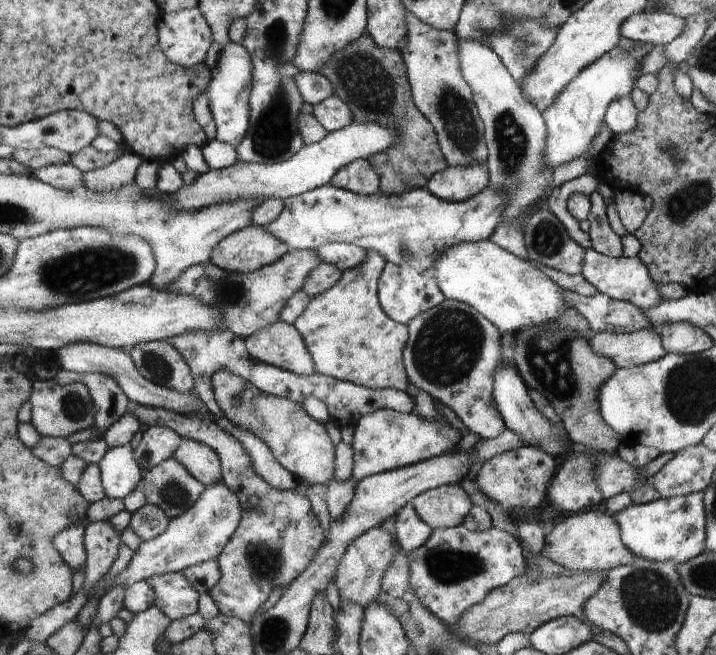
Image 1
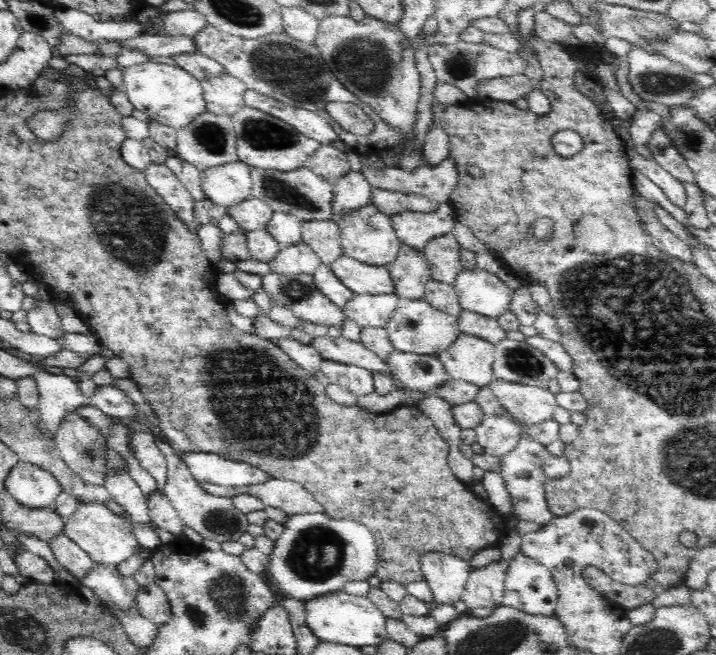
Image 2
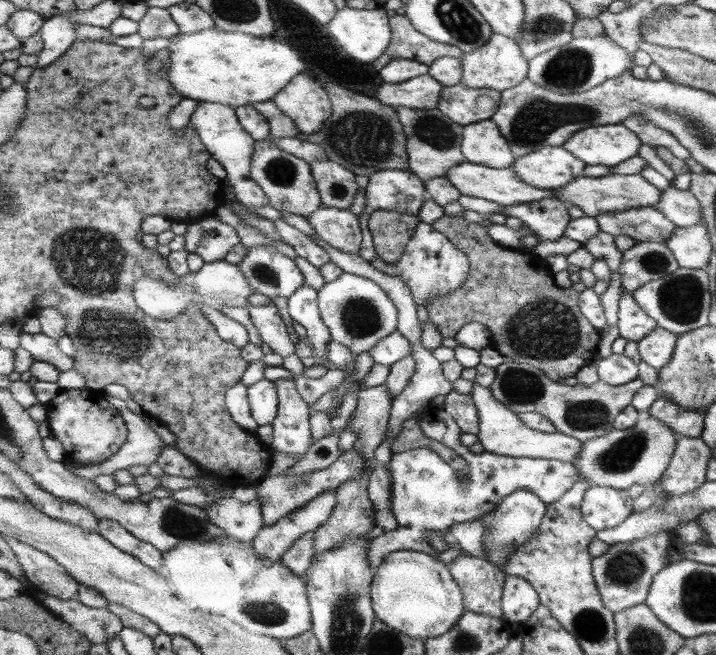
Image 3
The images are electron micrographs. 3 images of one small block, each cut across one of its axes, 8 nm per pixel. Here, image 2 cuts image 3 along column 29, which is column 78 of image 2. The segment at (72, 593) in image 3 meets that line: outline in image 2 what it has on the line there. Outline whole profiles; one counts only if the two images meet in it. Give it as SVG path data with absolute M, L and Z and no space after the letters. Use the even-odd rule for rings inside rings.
M66 533L56 534L54 538L48 540L48 544L52 553L56 556L57 562L78 579L78 582L90 570L90 566L93 564L92 558Z

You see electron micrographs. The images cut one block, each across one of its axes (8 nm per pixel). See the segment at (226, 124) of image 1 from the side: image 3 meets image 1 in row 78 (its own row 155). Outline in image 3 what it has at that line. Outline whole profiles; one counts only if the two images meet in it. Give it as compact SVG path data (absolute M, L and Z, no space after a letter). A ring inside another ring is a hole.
M200 101L199 108L193 113L192 122L202 139L202 143L228 172L228 182L233 187L236 197L244 206L262 208L270 204L266 191L252 177L251 169L256 147L256 140L249 134L239 120L235 108L220 102Z

